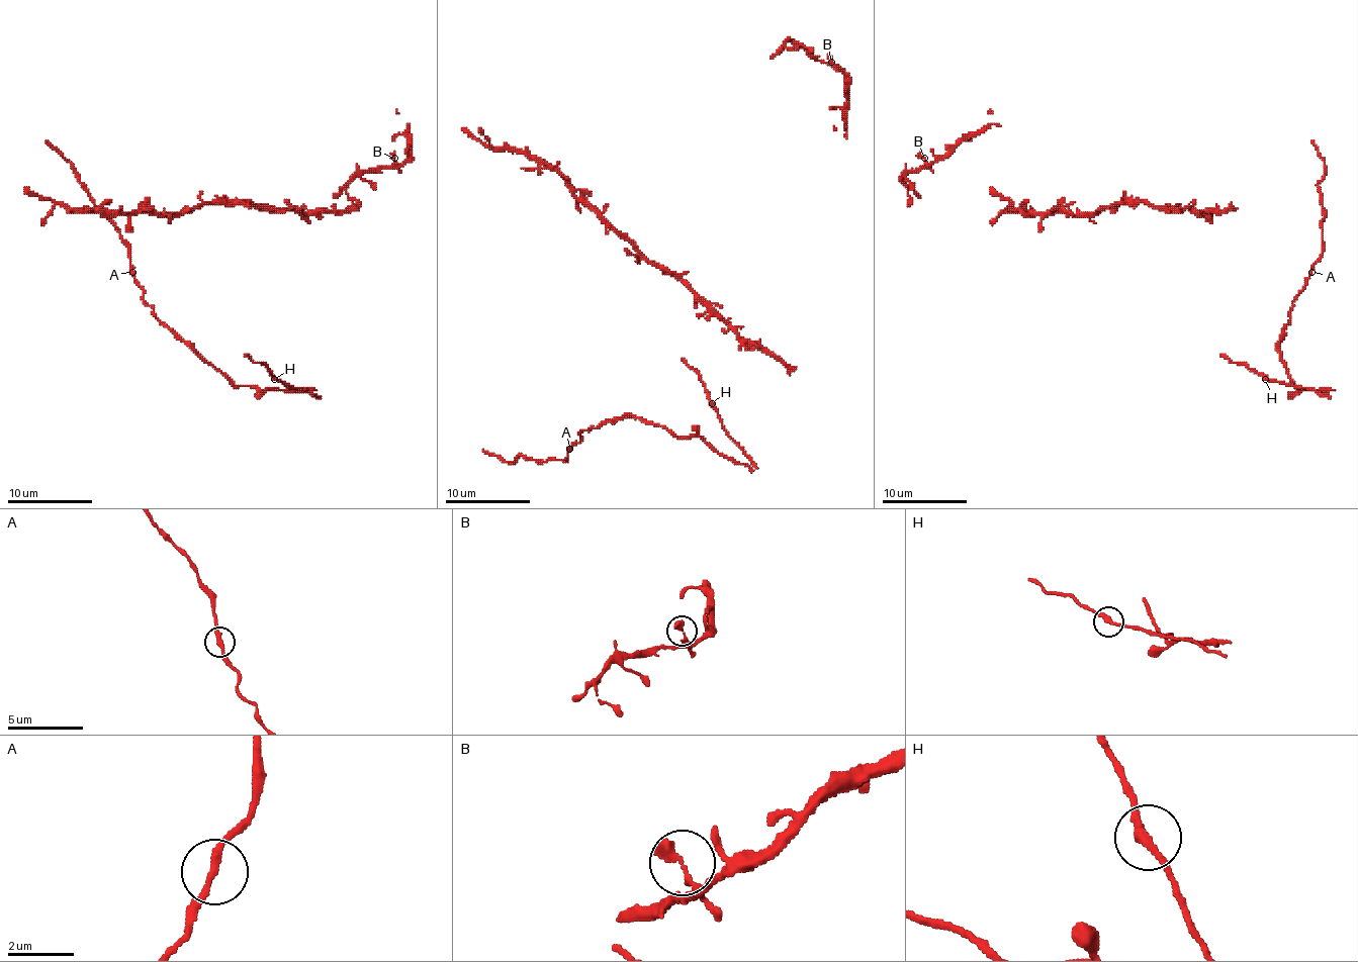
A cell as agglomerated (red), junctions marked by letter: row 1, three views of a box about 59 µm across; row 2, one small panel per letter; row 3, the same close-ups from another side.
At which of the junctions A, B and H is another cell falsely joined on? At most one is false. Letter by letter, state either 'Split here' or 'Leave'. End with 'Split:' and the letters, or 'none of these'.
A: Leave
B: Leave
H: Leave
Split: none of these

